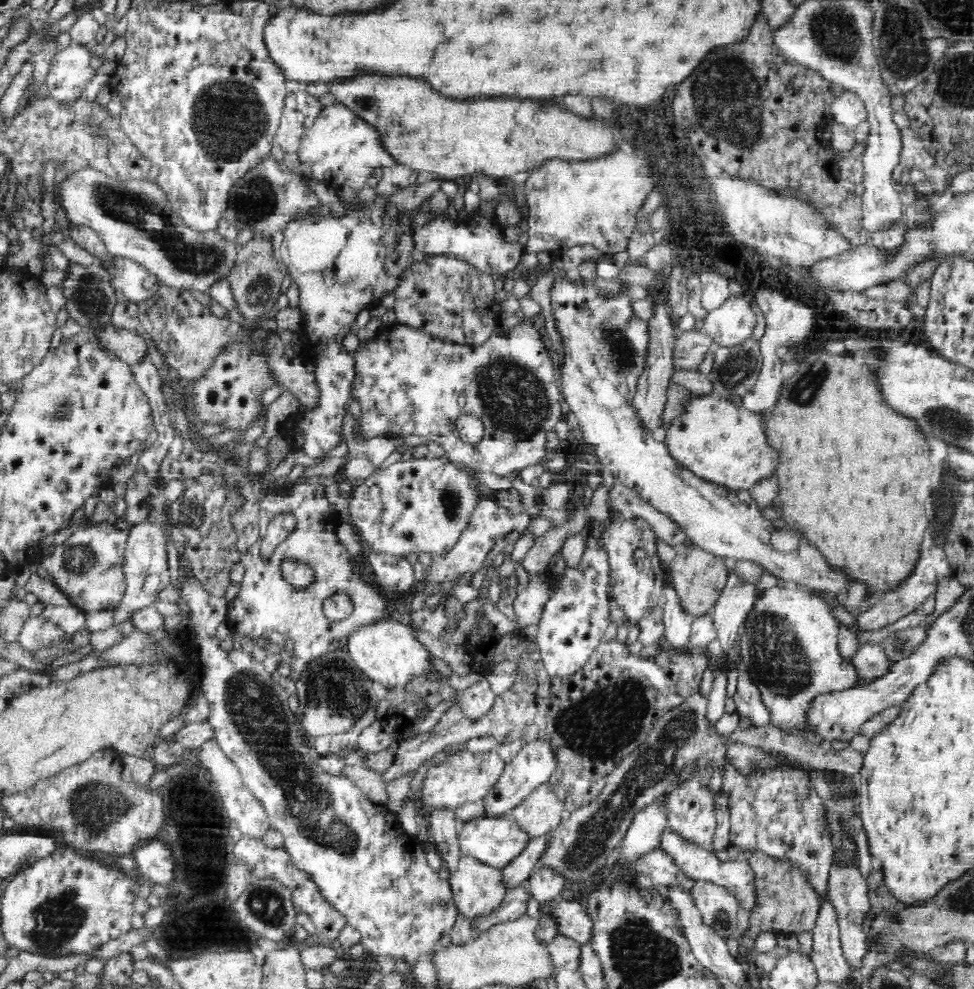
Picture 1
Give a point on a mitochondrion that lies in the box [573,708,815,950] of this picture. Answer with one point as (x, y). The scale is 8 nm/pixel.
(722, 918)

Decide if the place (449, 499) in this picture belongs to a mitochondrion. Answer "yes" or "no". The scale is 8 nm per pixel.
yes

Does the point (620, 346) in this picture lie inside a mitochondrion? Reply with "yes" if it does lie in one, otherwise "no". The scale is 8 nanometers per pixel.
yes

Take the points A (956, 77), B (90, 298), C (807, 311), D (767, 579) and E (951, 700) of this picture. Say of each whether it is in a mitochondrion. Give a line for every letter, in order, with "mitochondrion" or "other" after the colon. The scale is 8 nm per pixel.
A: mitochondrion
B: mitochondrion
C: other
D: other
E: other

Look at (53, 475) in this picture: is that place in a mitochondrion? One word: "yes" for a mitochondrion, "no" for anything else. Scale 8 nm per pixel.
no

